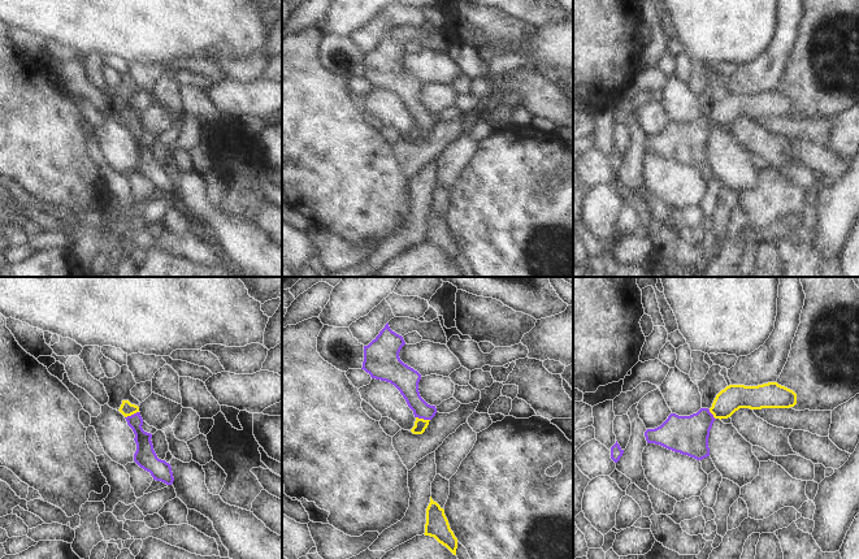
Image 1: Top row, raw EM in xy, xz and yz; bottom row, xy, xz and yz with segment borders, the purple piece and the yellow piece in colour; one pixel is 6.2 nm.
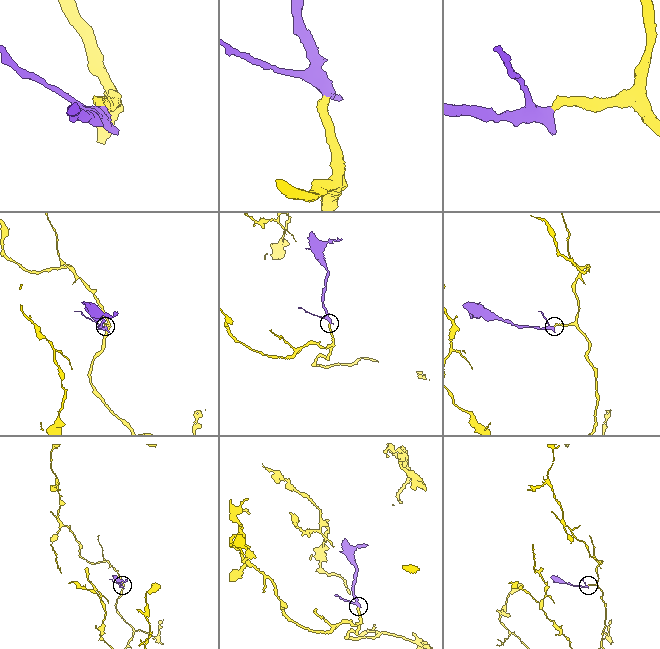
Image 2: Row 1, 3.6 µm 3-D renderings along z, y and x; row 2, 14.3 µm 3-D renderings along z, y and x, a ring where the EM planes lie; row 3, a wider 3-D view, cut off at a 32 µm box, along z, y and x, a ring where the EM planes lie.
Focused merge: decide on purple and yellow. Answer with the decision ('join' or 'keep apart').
join

